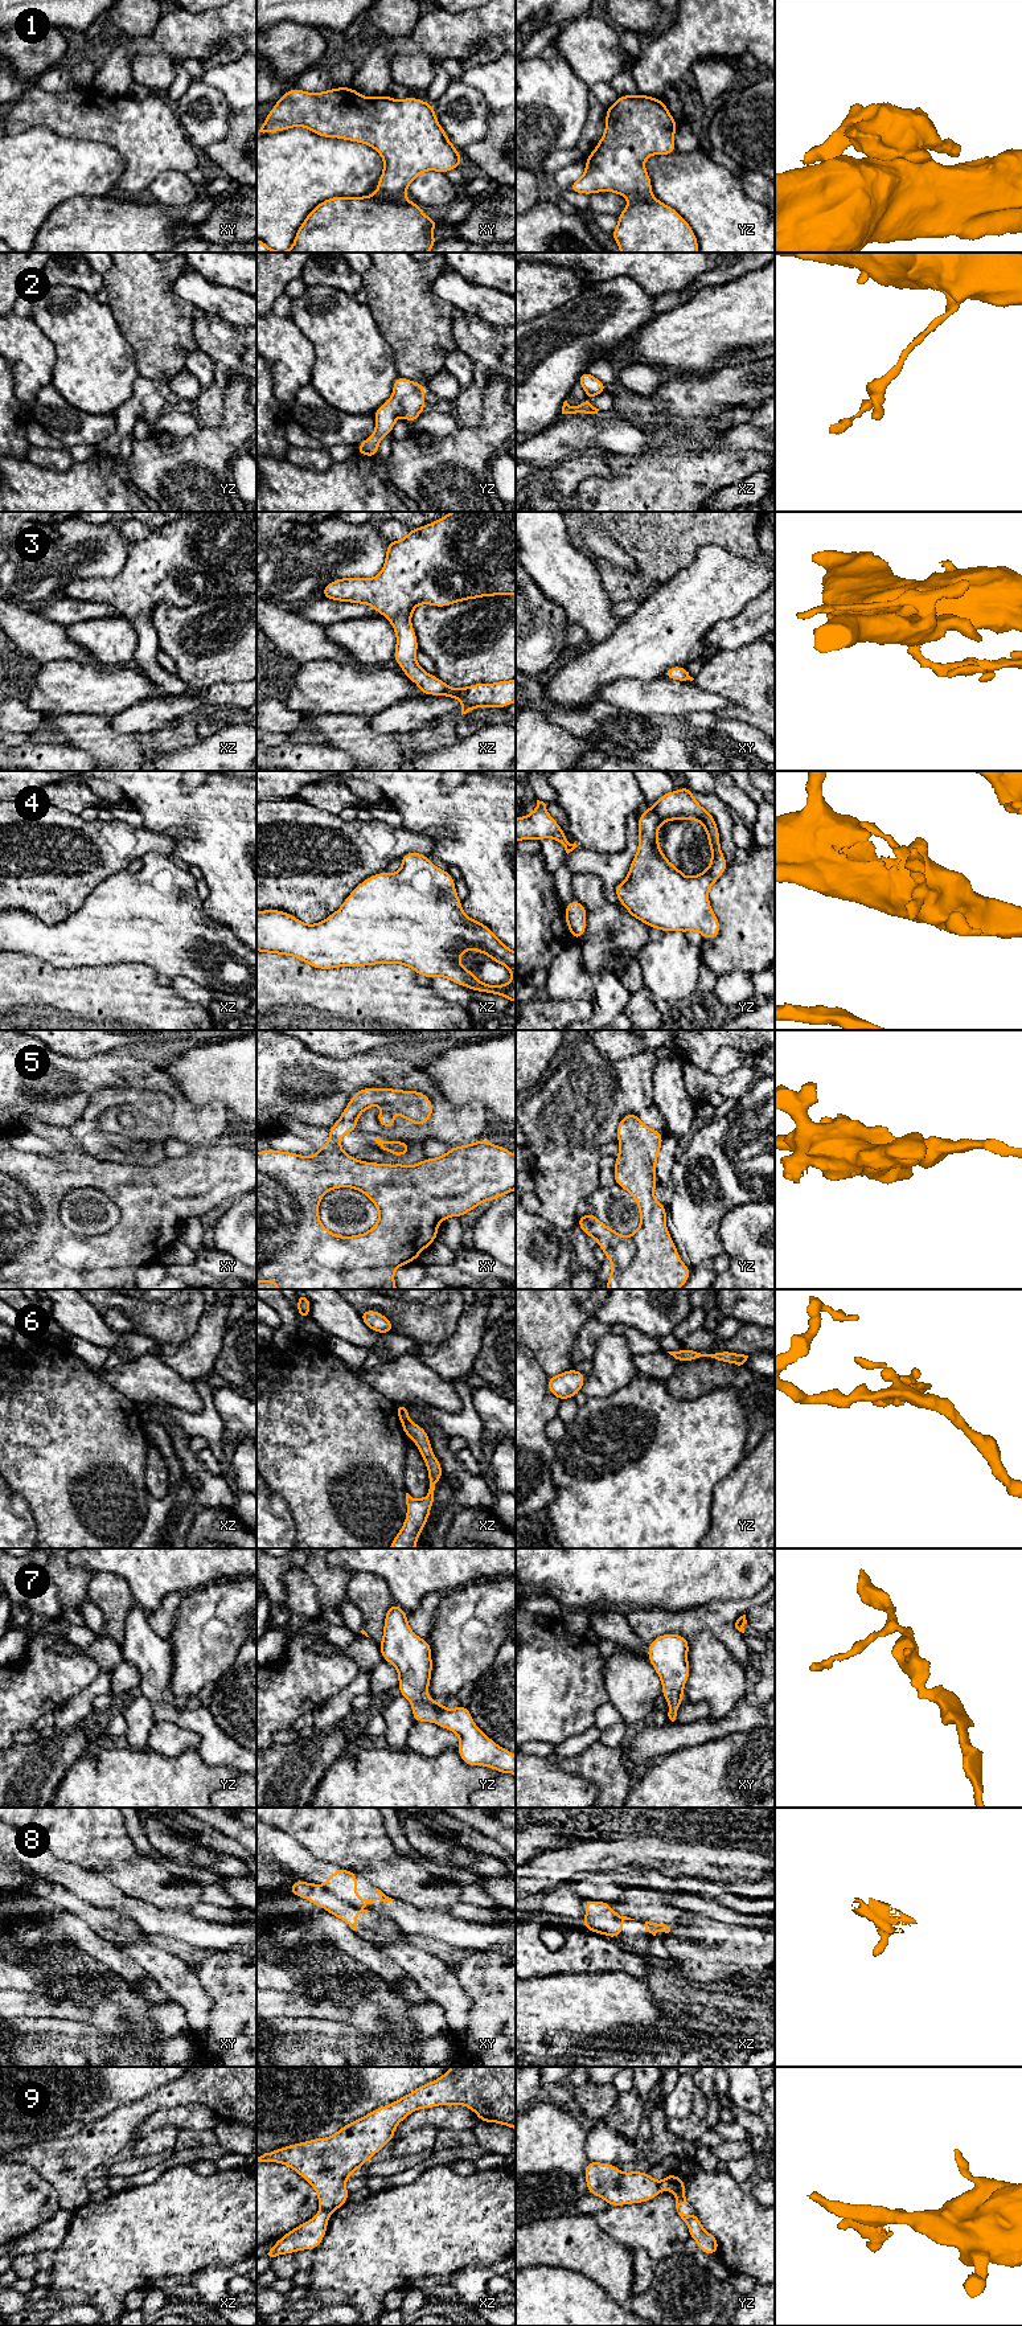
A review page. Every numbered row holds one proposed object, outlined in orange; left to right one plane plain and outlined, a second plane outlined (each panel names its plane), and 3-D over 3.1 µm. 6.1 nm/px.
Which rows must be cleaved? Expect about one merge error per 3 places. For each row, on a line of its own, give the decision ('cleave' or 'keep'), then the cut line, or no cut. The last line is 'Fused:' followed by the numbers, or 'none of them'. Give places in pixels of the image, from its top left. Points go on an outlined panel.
1: cleave; cut xy (372, 195), (403, 199)
2: keep; cut none
3: keep; cut none
4: keep; cut none
5: keep; cut none
6: keep; cut none
7: keep; cut none
8: cleave; cut xy (321, 1886), (361, 1910)
9: cleave; cut xz (320, 2210), (328, 2215)
Fused: 1, 8, 9

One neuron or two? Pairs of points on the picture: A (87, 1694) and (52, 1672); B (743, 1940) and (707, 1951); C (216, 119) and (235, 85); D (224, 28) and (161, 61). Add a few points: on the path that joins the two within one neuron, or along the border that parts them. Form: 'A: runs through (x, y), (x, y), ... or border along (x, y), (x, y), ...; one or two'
A: border along (101, 1670), (87, 1686), (56, 1709); two
B: runs through (734, 1947), (717, 1951); one
C: border along (202, 80), (221, 93), (230, 110); two
D: border along (160, 49), (176, 60); two

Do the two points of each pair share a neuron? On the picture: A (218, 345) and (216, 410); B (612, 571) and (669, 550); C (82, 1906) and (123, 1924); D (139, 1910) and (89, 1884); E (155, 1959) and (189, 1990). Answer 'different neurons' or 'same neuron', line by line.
A: same neuron
B: same neuron
C: same neuron
D: same neuron
E: same neuron

